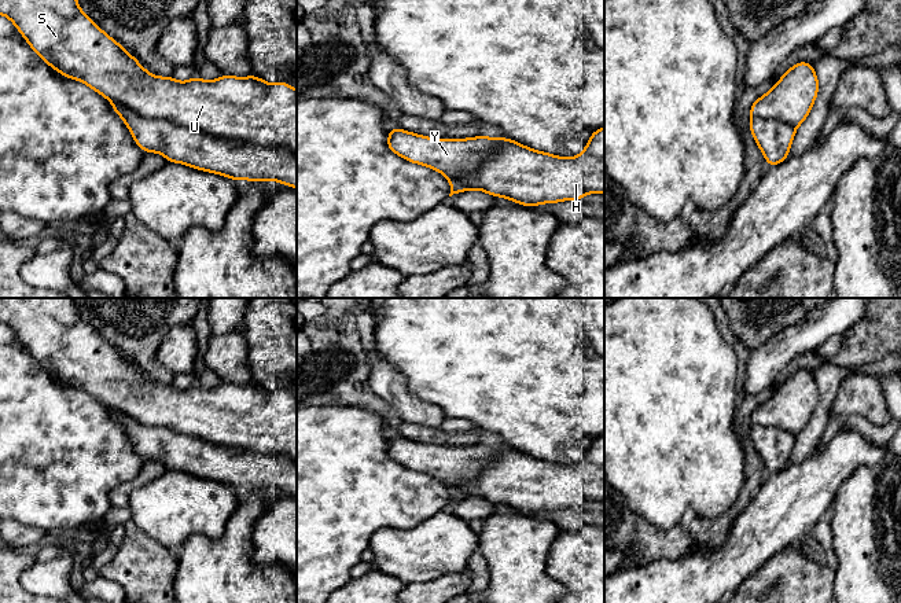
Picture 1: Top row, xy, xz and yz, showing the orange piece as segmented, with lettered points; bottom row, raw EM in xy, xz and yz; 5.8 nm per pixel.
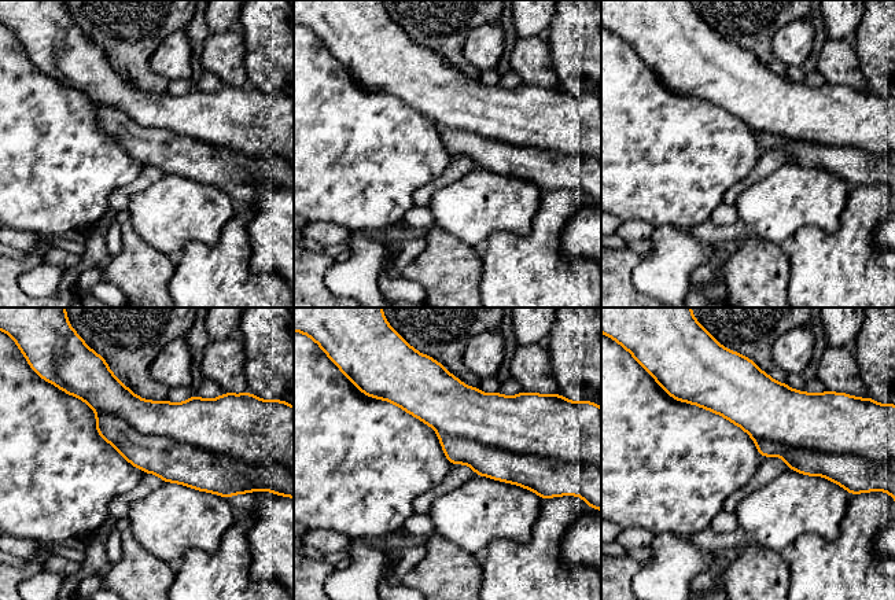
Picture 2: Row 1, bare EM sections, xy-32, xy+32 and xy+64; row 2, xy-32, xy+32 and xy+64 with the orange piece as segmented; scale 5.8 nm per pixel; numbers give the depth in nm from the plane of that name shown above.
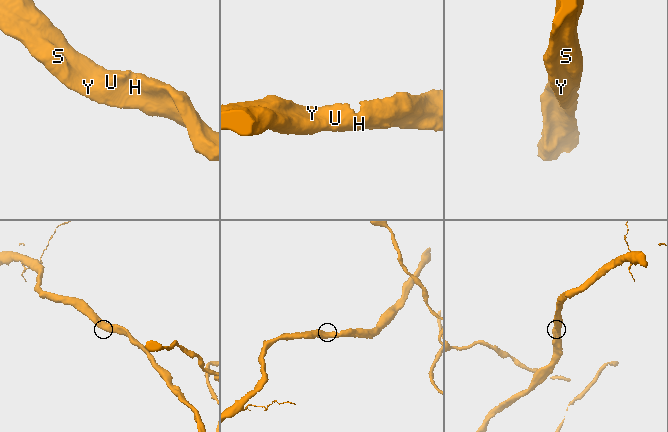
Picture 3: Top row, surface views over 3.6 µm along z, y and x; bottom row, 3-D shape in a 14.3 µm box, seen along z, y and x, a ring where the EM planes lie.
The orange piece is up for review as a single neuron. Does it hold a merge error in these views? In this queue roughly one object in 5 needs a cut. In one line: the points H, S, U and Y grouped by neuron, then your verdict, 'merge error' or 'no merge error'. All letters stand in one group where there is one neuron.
H S U Y; no merge error

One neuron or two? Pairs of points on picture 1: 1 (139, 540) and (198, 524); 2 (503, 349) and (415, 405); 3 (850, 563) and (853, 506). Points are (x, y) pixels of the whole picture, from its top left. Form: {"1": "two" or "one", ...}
{"1": "two", "2": "two", "3": "one"}

